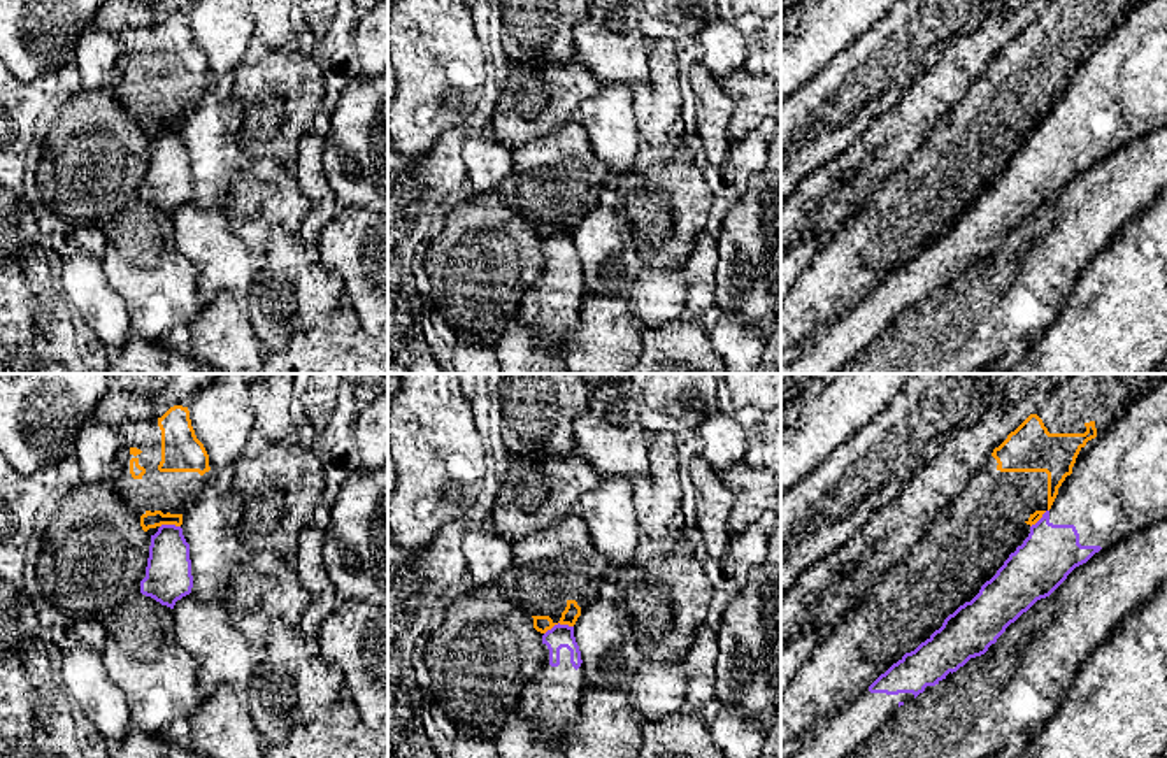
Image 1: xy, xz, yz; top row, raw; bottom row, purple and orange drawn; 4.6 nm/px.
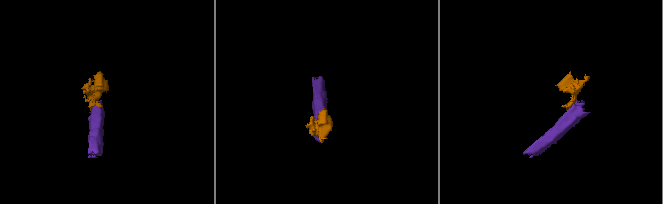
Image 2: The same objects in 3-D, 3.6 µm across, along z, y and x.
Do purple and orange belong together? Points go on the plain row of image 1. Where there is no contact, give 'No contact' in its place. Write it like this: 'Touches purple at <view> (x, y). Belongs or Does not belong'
Touches purple at xz (558, 230). Does not belong

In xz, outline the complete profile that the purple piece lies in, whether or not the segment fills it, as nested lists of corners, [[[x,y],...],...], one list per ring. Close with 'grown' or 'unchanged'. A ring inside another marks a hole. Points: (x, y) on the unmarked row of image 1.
[[[555,232],[542,242],[542,251],[541,277],[533,281],[532,297],[519,302],[519,318],[541,323],[558,347],[567,347],[586,293],[574,233]]]; grown

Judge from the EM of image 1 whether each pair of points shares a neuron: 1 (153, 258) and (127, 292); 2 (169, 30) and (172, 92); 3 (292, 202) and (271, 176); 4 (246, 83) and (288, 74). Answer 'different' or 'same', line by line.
1: same
2: same
3: same
4: same

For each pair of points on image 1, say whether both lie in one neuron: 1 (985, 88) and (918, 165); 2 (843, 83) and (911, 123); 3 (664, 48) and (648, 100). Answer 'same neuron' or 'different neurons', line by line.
1: same neuron
2: different neurons
3: same neuron

